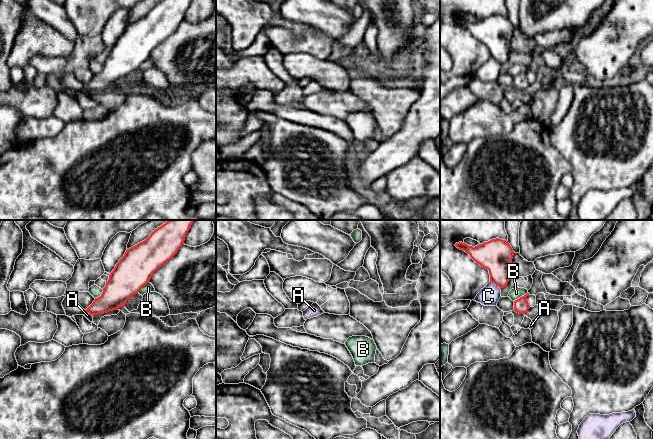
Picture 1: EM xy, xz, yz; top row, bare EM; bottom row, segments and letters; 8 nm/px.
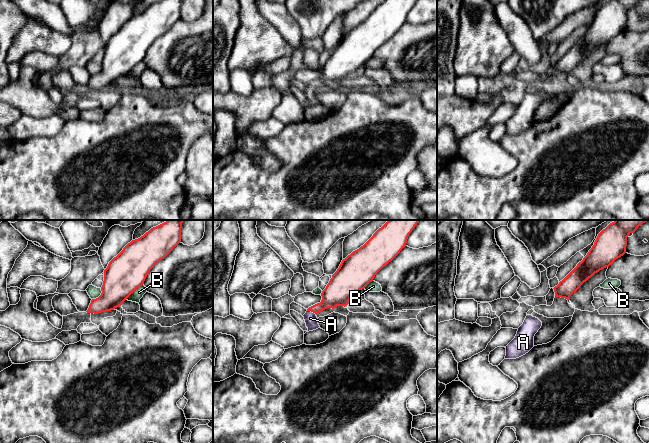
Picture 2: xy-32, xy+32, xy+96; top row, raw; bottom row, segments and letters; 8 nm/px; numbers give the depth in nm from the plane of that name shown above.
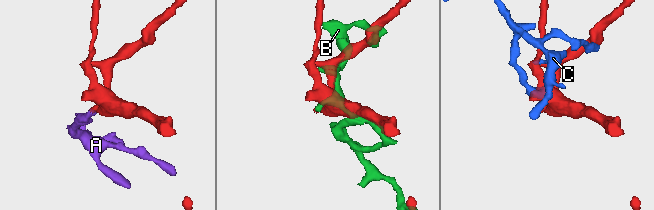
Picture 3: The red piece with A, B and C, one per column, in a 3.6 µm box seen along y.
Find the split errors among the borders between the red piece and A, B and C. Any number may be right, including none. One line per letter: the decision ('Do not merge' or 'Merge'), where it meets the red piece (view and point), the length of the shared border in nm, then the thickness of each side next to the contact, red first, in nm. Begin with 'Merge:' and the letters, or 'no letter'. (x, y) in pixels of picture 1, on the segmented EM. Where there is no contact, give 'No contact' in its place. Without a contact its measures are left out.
Merge: A
A: Merge. Touches red at xy (89, 313). Shared border 70 nm. Thickness 200 nm (red) against 50 nm
B: Do not merge. Touches red at yz (520, 297). Shared border 130 nm. Thickness 120 nm (red) against 90 nm
C: Do not merge. Touches red at yz (495, 284). Shared border 110 nm. Thickness 260 nm (red) against 160 nm

